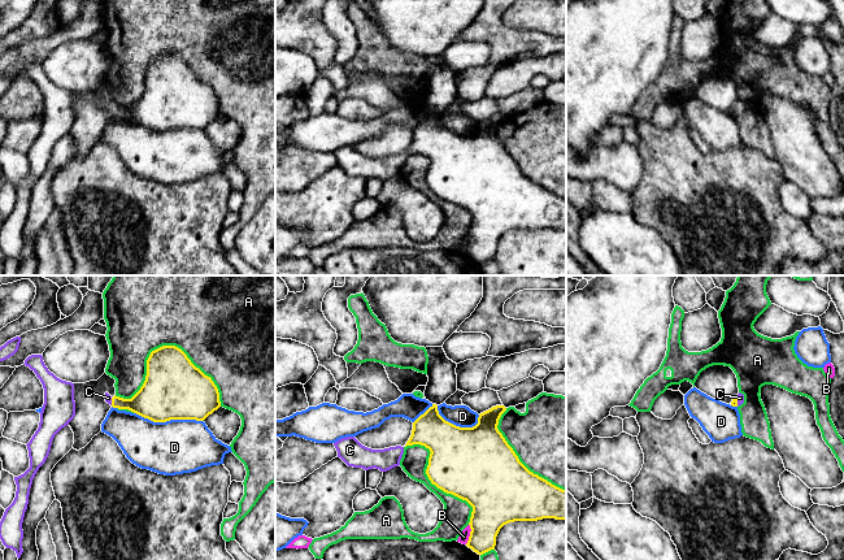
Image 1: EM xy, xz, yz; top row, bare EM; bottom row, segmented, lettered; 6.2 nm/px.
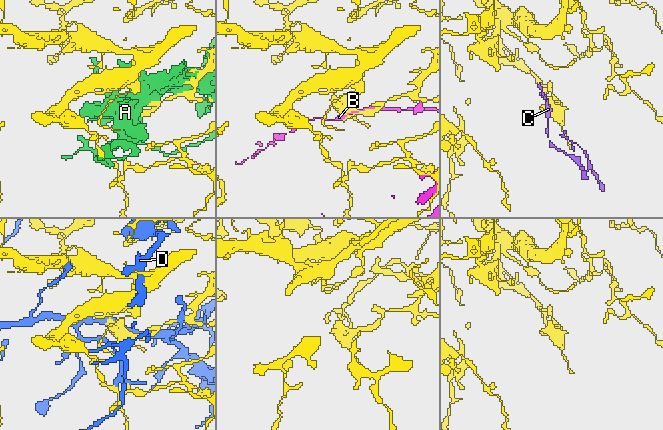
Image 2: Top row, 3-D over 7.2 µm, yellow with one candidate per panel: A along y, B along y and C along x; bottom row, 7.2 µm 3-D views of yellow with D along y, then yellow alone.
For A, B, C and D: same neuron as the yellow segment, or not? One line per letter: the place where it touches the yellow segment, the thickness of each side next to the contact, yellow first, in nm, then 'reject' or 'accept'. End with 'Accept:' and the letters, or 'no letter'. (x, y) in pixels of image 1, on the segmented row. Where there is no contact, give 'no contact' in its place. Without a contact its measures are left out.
A: meets yellow in xy at (165, 346); 360 nm thick on the yellow side, 500 nm on the other; reject
B: meets yellow in xz at (470, 534); 300 nm thick on the yellow side, 60 nm on the other; reject
C: meets yellow in yz at (736, 402); 50 nm thick on the yellow side, 50 nm on the other; accept
D: meets yellow in xy at (169, 420); 380 nm thick on the yellow side, 340 nm on the other; reject
Accept: C

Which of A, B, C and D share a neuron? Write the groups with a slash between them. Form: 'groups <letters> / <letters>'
groups A / B / C / D

